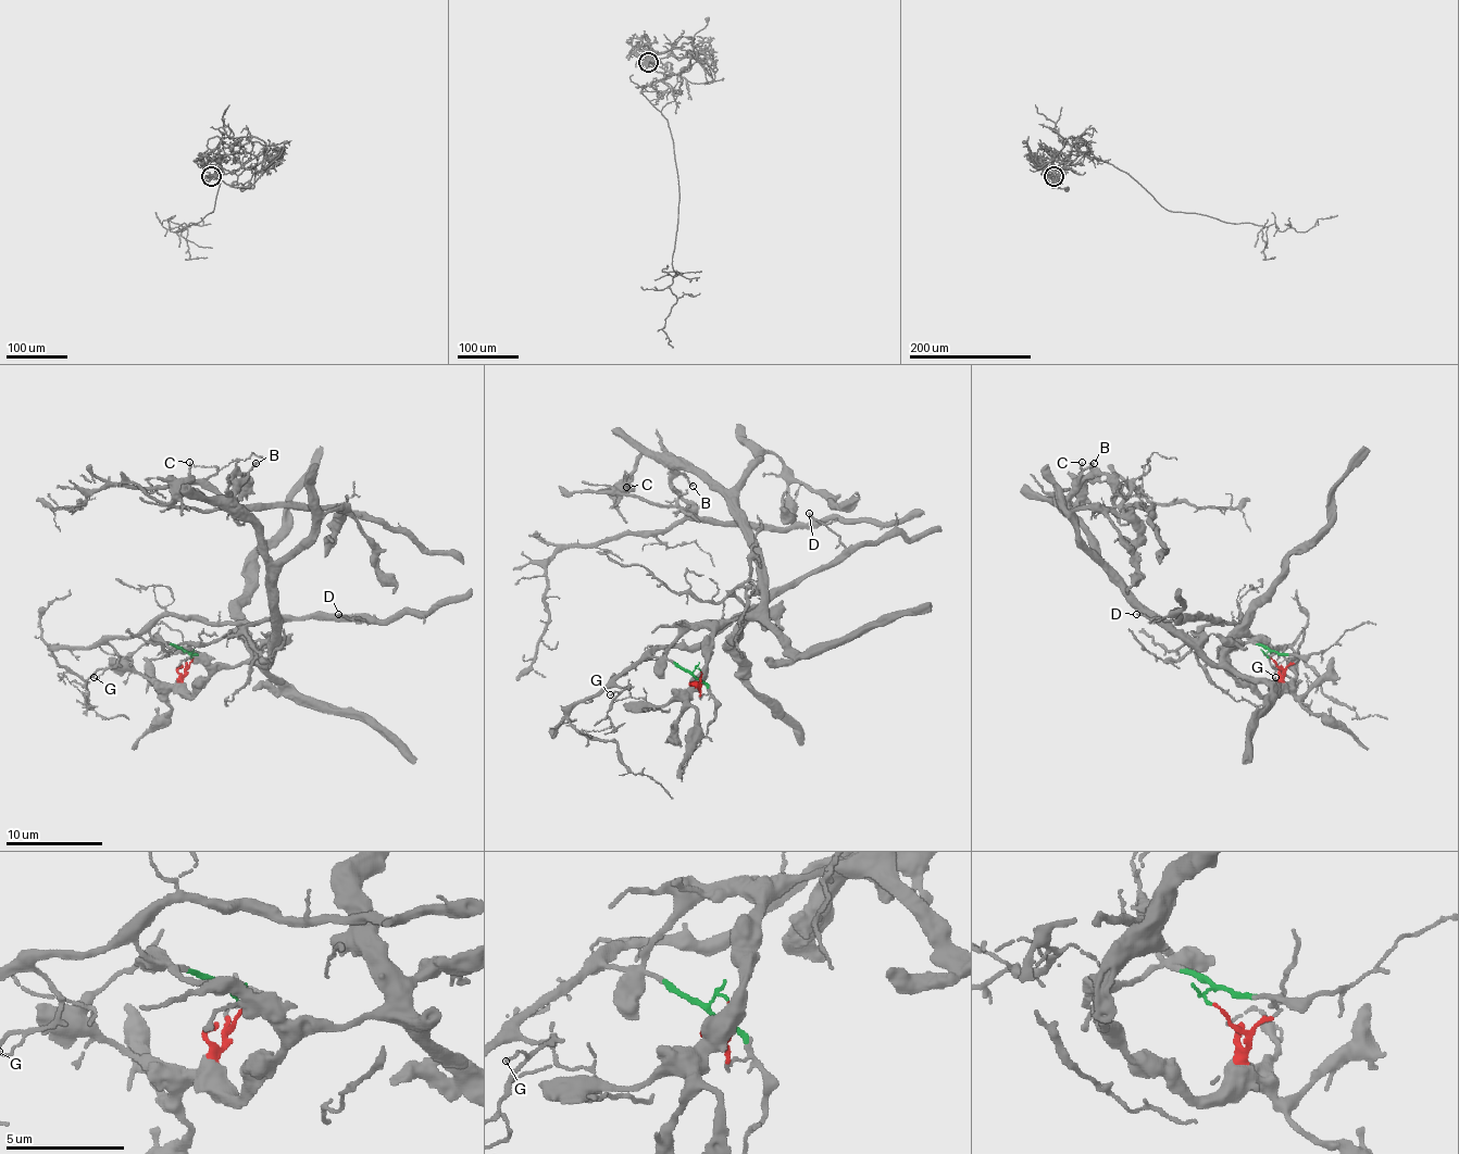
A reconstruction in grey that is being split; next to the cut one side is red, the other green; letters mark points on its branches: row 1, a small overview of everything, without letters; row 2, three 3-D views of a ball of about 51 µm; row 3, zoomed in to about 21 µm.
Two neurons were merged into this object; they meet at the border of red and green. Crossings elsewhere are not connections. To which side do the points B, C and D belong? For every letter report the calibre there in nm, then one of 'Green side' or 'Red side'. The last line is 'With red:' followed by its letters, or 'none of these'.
B: Thickness 180 nm. Red side
C: Thickness 160 nm. Red side
D: Thickness 160 nm. Green side
With red: B, C

